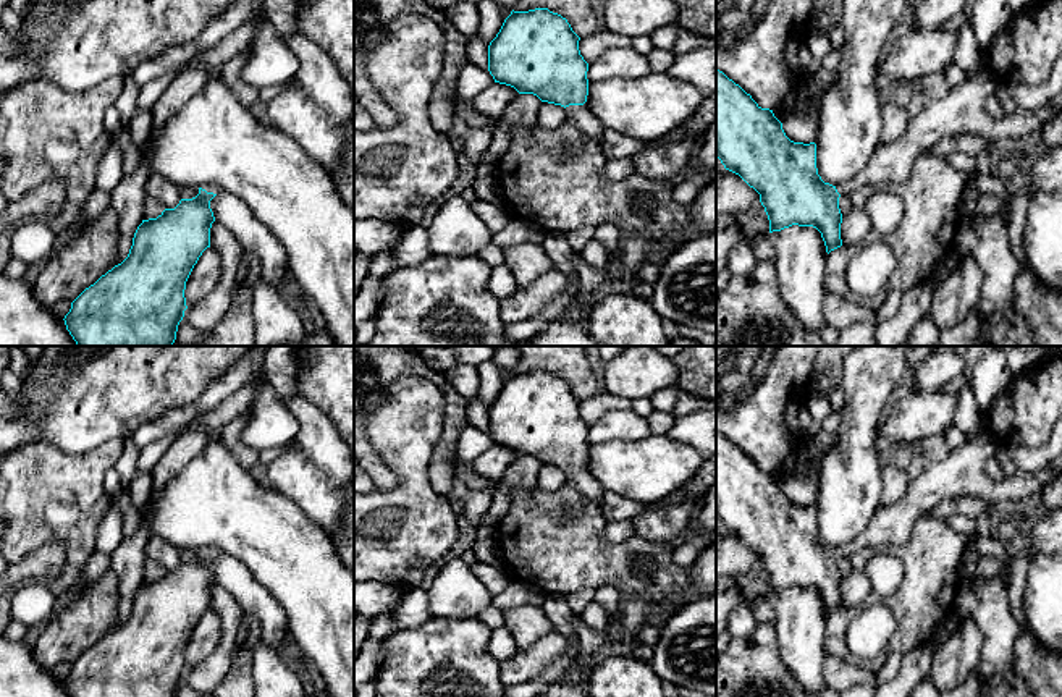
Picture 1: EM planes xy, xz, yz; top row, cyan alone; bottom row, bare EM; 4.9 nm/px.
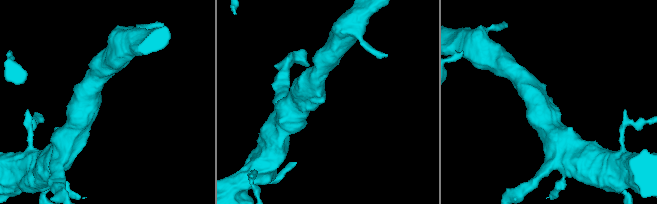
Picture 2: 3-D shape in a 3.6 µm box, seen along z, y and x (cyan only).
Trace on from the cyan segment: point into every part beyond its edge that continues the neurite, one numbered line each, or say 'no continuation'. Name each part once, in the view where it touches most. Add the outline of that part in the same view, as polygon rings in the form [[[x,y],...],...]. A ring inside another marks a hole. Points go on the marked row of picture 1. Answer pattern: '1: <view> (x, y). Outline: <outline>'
1: xz (579, 115). Outline: [[[569,105],[566,115],[566,121],[575,125],[582,134],[601,149],[605,128],[585,105]]]

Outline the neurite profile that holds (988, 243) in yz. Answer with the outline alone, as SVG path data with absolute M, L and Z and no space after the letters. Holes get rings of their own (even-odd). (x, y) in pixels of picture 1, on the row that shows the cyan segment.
M999 215L989 217L973 228L957 226L952 243L957 257L973 257L984 273L976 312L986 322L1012 304L1012 283L1022 264L1010 251L1007 226Z

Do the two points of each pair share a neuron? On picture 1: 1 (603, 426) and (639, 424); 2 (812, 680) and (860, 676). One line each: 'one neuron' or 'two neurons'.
1: one neuron
2: two neurons

